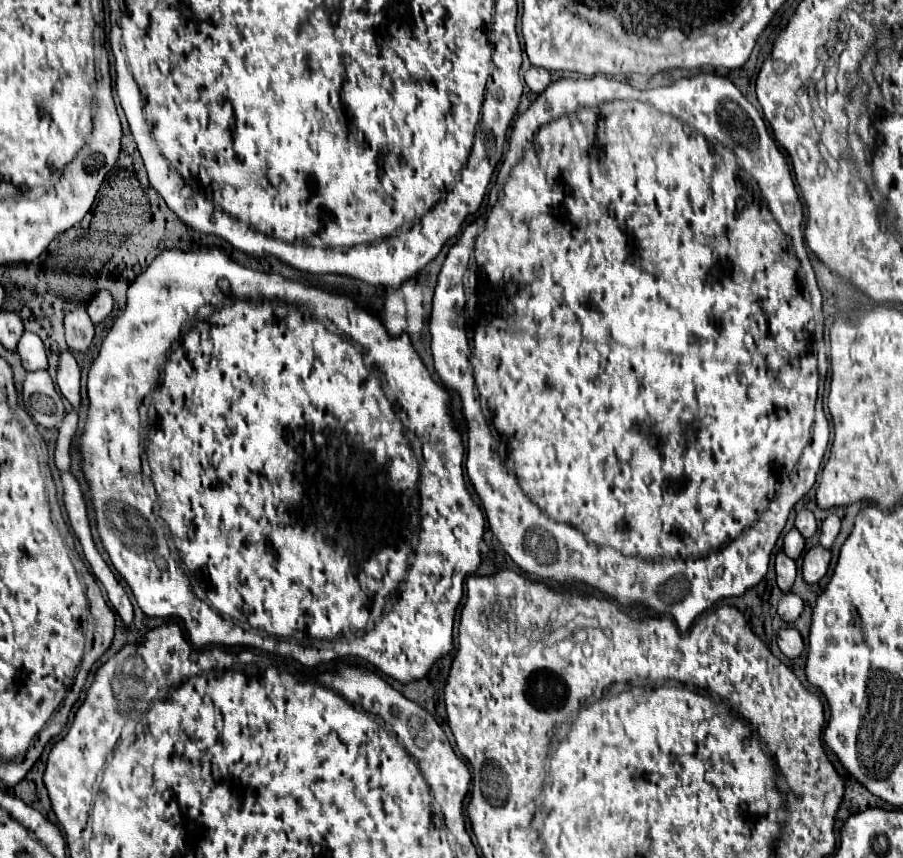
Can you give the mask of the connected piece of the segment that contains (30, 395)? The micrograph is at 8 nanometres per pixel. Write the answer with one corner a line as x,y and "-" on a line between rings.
47,371
27,373
23,383
23,405
35,423
55,427
65,417
63,397

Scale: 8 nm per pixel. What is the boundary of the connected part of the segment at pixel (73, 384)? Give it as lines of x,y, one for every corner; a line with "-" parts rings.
63,351
59,355
59,371
57,371
57,385
61,393
67,397
67,401
77,409
81,403
81,391
79,391
79,365
71,351

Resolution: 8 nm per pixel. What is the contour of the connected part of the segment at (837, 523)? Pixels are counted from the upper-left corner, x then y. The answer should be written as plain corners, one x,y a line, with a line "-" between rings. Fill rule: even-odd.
835,513
827,515
827,519
821,523
821,535
819,535
821,545
823,547
831,547
835,537
839,535
839,529
841,529
841,519

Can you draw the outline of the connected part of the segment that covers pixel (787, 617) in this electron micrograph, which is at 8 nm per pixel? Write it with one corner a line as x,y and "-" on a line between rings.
785,593
785,595
781,597
781,601
779,601
777,613
781,615
781,619
783,619
785,623
793,623
793,621
797,621
799,615
803,613
803,607
805,607
805,603
803,603
803,599
801,599
799,595
795,595
795,593

